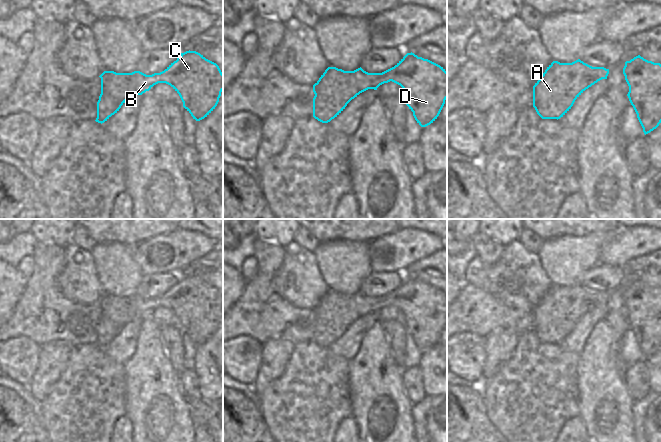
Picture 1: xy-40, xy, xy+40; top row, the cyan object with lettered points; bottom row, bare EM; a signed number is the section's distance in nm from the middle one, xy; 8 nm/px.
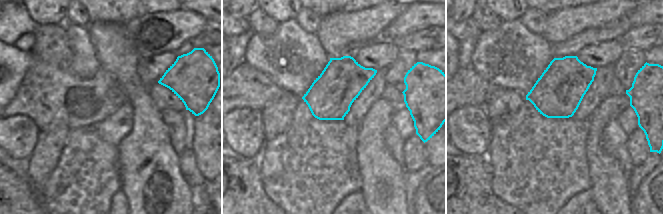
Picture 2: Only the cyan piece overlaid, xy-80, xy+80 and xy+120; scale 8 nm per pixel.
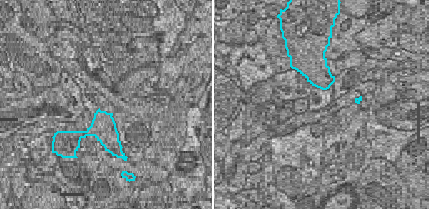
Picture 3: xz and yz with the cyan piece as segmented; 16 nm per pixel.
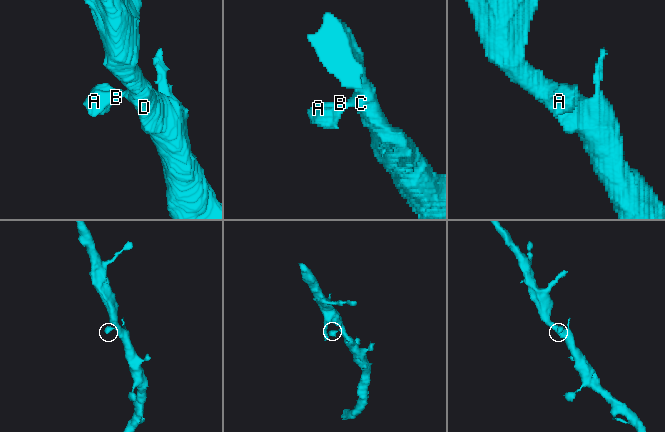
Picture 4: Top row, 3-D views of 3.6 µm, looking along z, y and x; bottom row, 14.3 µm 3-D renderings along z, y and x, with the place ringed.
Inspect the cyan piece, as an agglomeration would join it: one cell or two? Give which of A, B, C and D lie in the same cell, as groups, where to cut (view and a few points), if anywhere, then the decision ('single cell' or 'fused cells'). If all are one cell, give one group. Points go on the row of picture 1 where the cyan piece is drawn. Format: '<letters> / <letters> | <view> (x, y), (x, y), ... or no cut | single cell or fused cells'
A B C D | no cut | single cell

